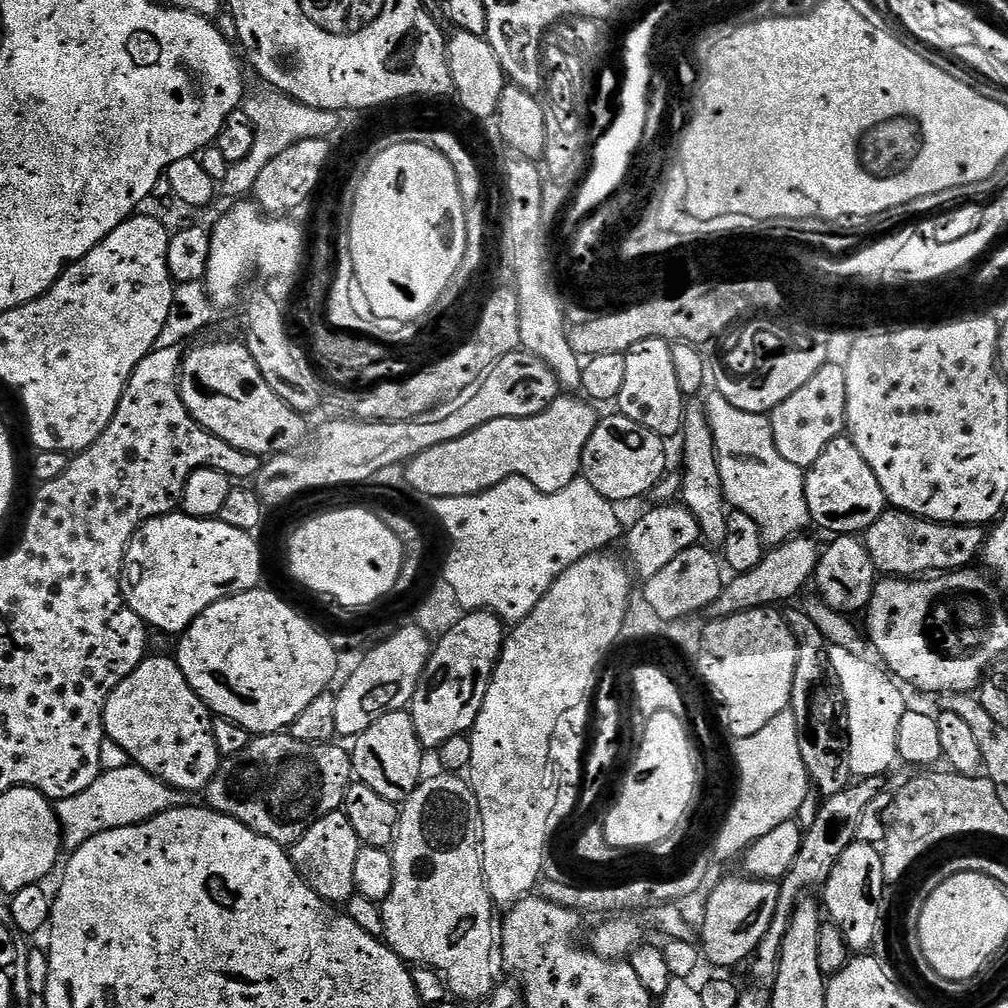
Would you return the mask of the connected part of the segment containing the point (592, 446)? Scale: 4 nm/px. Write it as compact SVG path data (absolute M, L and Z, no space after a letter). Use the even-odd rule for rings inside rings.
M619 414L608 416L605 420L603 417L597 423L594 434L590 434L590 442L586 442L586 450L582 454L583 479L588 480L602 498L613 502L636 500L647 492L649 495L669 471L664 444L665 437L646 430L646 426L638 426L638 422L630 418Z

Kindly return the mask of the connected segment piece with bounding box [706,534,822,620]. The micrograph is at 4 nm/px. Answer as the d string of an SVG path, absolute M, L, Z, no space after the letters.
M808 534L794 536L785 544L777 544L765 551L762 562L754 566L754 570L733 575L725 583L718 598L706 609L709 617L721 620L739 612L749 612L755 608L772 608L780 606L783 600L792 600L816 575L816 567L820 561L821 545L816 545Z

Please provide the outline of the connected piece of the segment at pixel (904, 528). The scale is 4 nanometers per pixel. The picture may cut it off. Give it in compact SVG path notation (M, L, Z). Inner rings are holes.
M887 510L876 522L862 533L862 539L877 573L888 578L924 578L929 574L958 572L969 567L972 559L979 557L984 550L986 532L979 524L940 524L909 512Z

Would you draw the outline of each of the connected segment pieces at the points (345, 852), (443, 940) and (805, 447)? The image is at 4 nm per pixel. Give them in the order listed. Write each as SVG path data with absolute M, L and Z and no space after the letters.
M338 811L318 818L318 822L314 822L314 826L310 826L306 830L306 834L302 834L302 838L291 845L290 855L293 866L300 872L300 877L319 896L333 906L344 906L347 905L348 899L351 896L356 895L356 887L354 886L354 862L358 858L361 847L358 834L354 834L354 826L350 826L350 818L346 818L343 811Z
M444 774L448 776L432 776L421 779L420 785L410 794L410 798L404 801L400 808L400 826L396 829L396 843L392 845L390 851L394 858L394 886L390 894L380 904L380 913L384 923L384 935L382 937L385 944L394 950L409 965L433 968L448 987L449 993L460 1000L473 1000L479 1002L492 993L494 979L492 980L492 960L494 964L494 920L492 924L492 912L494 905L488 887L484 881L484 857L480 846L480 811L476 795L472 792L472 785L467 779L464 780L460 774Z
M838 362L824 364L806 386L786 398L769 415L774 442L782 458L805 470L811 467L826 445L845 431L845 402L846 378L843 365Z

